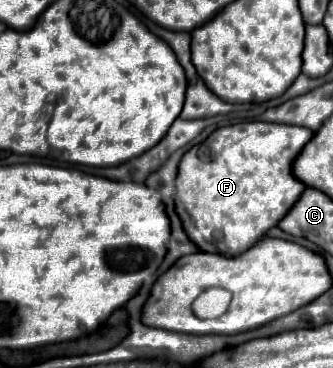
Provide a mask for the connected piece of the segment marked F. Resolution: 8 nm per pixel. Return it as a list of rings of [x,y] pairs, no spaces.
[[[251,121],[215,129],[203,143],[191,147],[181,159],[175,193],[177,213],[191,241],[195,241],[201,251],[221,253],[227,257],[237,257],[253,247],[253,243],[257,243],[287,215],[289,207],[293,207],[301,197],[301,191],[305,191],[305,185],[293,175],[291,167],[311,139],[313,131],[305,127]]]

